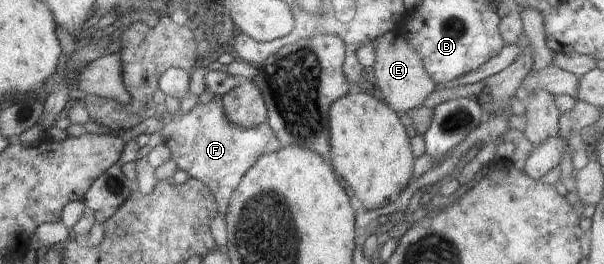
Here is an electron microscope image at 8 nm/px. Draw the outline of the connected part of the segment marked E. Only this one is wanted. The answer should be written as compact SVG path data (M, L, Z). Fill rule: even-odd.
M394 31L387 32L373 39L375 49L375 65L371 71L372 85L377 85L382 99L389 108L398 114L408 113L412 108L419 108L431 92L438 87L421 60L421 57L403 36Z

